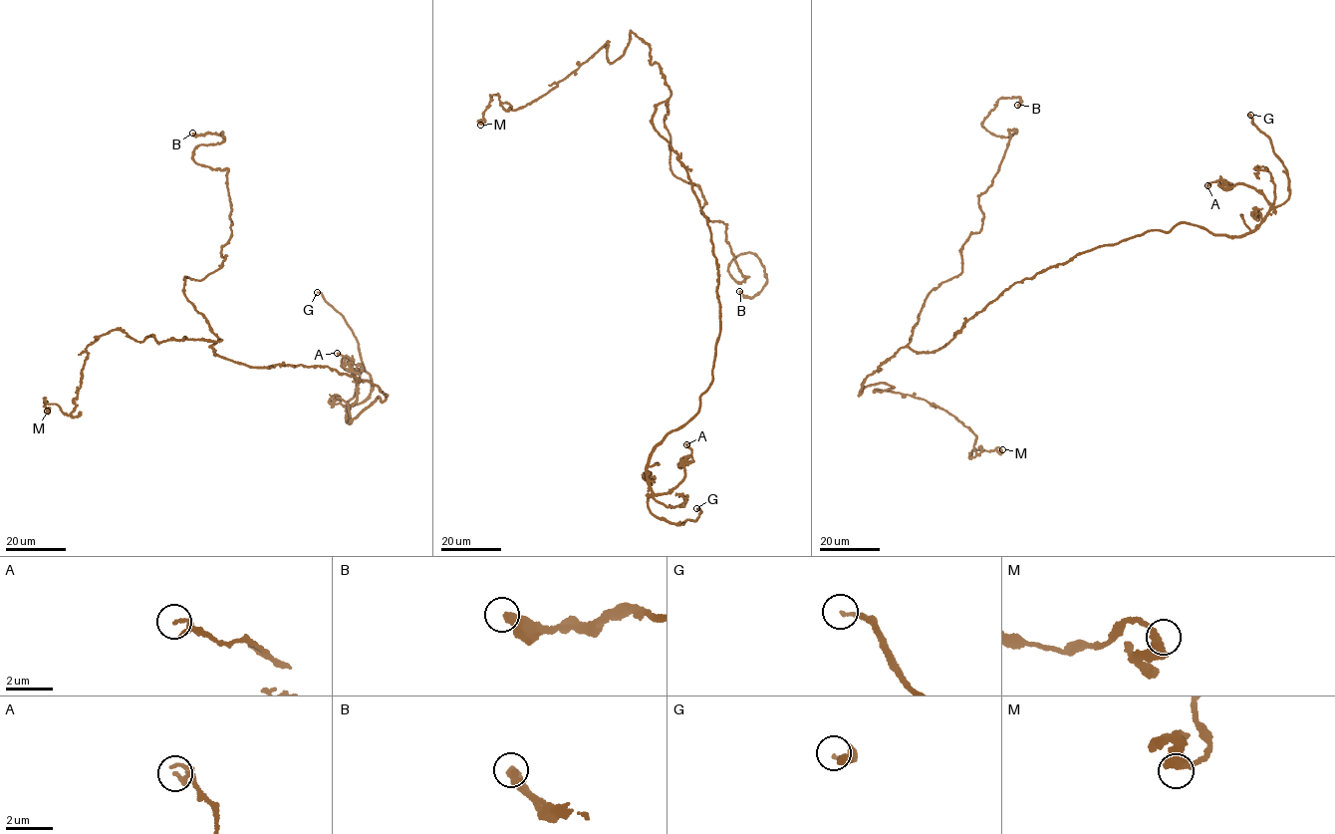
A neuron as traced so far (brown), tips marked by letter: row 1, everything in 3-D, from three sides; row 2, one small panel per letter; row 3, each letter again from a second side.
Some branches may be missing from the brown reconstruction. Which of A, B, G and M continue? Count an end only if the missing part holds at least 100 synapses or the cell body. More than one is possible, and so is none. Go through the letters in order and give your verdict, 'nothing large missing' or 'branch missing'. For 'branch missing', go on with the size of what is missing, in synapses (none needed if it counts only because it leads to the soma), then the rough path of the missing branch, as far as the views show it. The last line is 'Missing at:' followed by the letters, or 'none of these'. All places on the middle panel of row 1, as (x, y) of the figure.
A: nothing large missing
B: nothing large missing
G: branch missing
M: nothing large missing
Missing at: G

